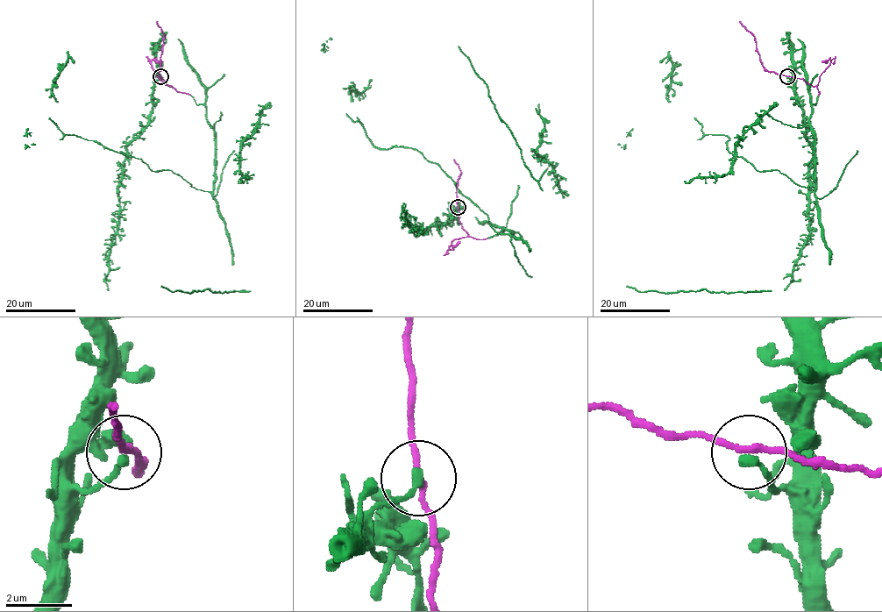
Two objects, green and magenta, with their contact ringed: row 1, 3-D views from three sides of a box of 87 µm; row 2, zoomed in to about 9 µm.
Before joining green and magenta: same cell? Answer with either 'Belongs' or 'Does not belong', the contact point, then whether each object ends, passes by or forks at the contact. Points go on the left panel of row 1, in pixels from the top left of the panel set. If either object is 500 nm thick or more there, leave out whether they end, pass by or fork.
Belongs. Place: (160, 76). At the ring green ends. At the ring magenta passes by

